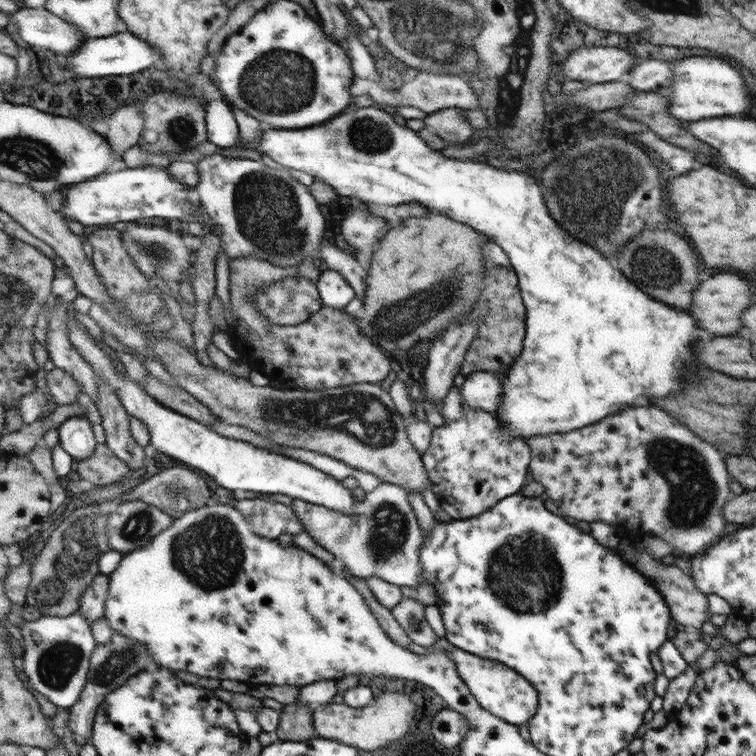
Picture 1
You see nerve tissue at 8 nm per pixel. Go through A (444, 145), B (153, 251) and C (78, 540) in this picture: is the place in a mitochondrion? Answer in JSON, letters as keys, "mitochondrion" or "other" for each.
{"A":"other","B":"mitochondrion","C":"mitochondrion"}

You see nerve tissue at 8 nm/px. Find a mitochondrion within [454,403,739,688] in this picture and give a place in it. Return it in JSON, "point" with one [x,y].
{"point":[524,558]}

